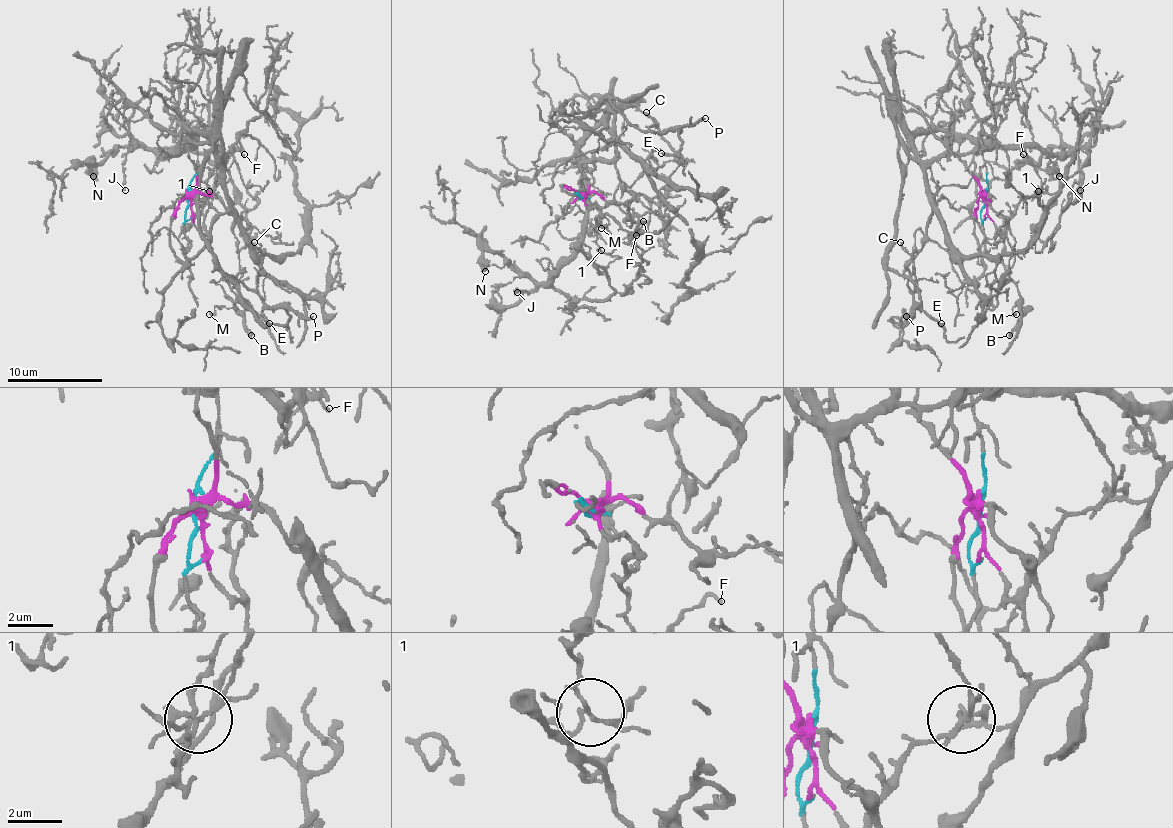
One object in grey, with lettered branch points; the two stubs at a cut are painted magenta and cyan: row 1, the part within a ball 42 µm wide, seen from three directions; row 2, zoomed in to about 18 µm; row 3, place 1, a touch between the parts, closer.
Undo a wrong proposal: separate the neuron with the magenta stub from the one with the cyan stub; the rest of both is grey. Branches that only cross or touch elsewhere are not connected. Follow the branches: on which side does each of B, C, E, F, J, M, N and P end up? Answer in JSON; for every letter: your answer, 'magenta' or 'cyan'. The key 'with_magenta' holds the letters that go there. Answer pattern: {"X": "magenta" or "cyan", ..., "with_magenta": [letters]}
{"B": "magenta", "C": "magenta", "E": "magenta", "F": "magenta", "J": "cyan", "M": "magenta", "N": "cyan", "P": "magenta", "with_magenta": ["B", "C", "E", "F", "M", "P"]}

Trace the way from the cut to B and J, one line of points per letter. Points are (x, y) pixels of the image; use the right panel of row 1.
B: (986, 198), (988, 217), (1005, 245), (1002, 262), (1019, 293), (1021, 319), (1009, 336)
J: (986, 198), (988, 181), (983, 150), (993, 145), (1031, 145), (1066, 152), (1078, 145), (1081, 191)

